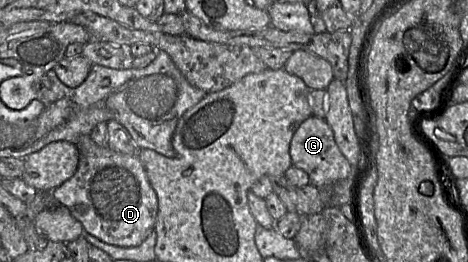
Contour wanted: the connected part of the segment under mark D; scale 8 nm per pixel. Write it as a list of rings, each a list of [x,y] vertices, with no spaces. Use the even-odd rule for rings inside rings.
[[[90,135],[79,137],[74,143],[79,151],[77,170],[71,178],[52,190],[53,200],[70,210],[83,225],[85,233],[115,246],[141,245],[154,229],[158,199],[139,157],[99,146]],[[77,204],[84,206],[83,213],[74,210]]]

